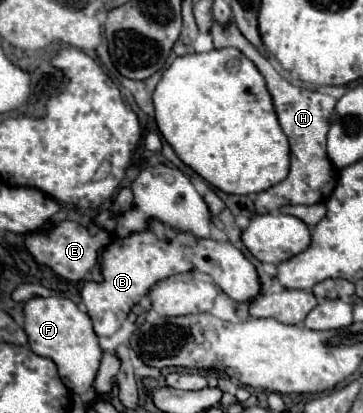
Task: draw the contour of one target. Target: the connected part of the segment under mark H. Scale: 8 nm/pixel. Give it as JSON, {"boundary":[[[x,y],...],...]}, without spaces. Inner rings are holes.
{"boundary":[[[214,24],[212,26],[212,38],[214,38],[214,48],[226,48],[226,46],[238,48],[246,58],[250,58],[254,62],[254,66],[260,70],[260,74],[264,76],[264,80],[268,84],[280,126],[282,126],[282,130],[290,142],[290,152],[292,152],[290,154],[290,174],[286,180],[278,182],[276,186],[256,194],[256,200],[254,200],[256,212],[258,214],[270,214],[270,212],[276,212],[284,204],[320,204],[320,202],[326,202],[330,198],[334,186],[336,186],[336,180],[338,180],[338,170],[334,168],[334,164],[330,162],[330,158],[326,154],[326,134],[330,128],[330,116],[334,112],[336,98],[290,84],[274,68],[274,64],[268,58],[264,58],[258,50],[254,50],[254,46],[250,46],[250,42],[246,42],[246,38],[242,38],[236,24],[230,24],[228,28]]]}

